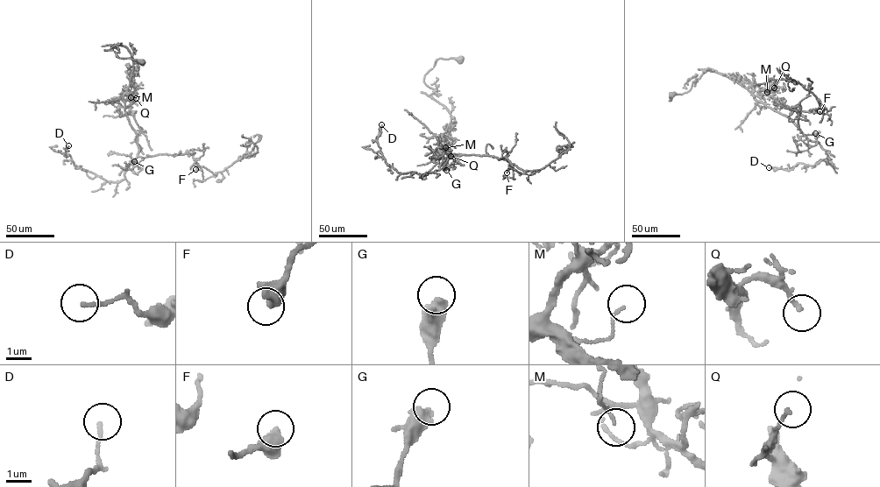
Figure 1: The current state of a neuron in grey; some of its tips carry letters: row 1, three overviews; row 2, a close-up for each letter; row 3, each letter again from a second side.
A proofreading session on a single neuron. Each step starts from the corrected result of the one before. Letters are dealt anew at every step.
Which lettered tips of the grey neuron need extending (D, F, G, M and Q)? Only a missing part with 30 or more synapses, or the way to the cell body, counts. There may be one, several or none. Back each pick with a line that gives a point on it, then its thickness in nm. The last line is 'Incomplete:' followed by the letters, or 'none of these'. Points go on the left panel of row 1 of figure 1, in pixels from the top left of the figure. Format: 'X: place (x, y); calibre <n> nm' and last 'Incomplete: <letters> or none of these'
Incomplete: none of these

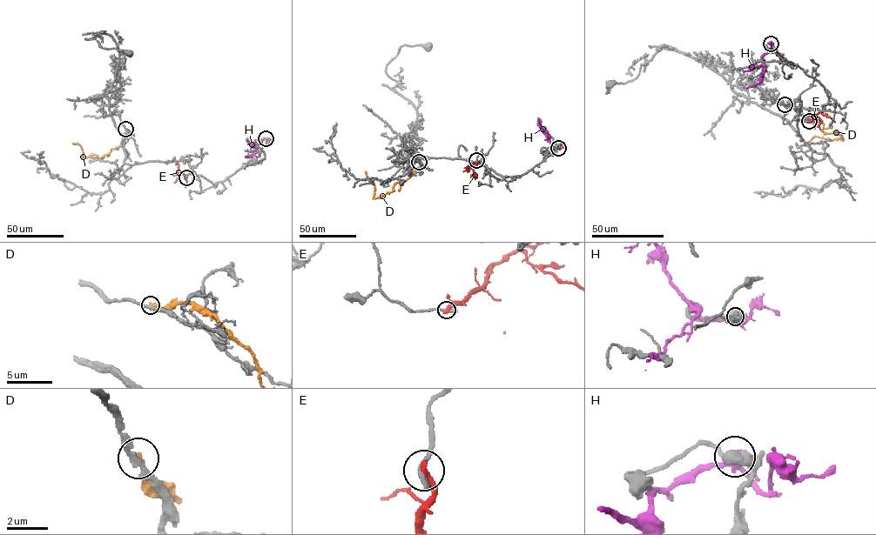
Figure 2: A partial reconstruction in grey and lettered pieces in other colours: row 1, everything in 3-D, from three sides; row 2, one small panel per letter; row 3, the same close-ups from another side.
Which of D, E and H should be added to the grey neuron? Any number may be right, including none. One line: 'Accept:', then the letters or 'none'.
Accept: none

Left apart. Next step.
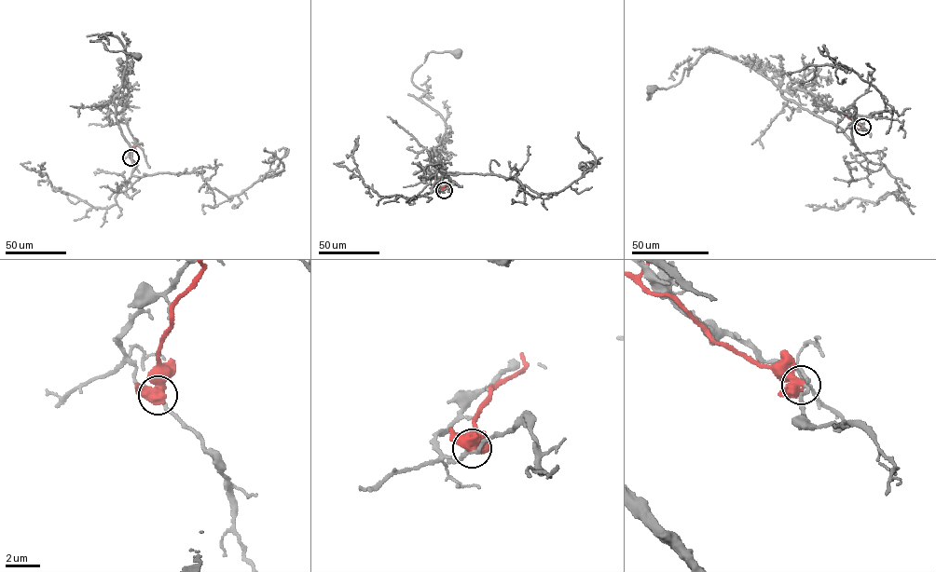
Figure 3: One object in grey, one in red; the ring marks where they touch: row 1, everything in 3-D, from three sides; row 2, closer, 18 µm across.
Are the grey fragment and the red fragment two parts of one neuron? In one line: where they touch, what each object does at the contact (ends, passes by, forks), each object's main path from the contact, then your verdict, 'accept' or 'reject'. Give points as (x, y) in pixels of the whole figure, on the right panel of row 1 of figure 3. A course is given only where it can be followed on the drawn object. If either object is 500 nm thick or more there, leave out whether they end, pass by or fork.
place (862, 127); course grey (862, 127), (810, 92), (780, 90), (710, 51), (647, 99), (652, 90); course red (862, 127), (848, 117), (850, 113); reject

